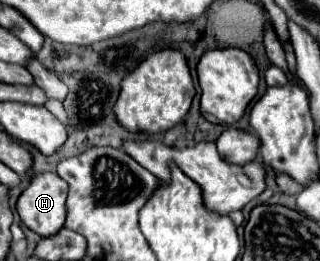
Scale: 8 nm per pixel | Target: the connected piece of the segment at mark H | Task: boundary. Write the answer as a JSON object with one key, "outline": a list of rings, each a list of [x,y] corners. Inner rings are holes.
{"outline":[[[39,173],[17,201],[23,223],[41,237],[55,235],[65,225],[67,183],[57,173]]]}

